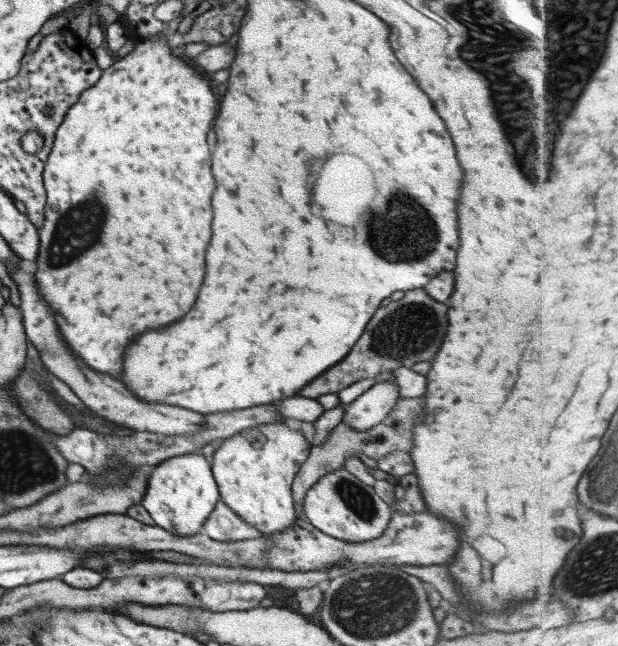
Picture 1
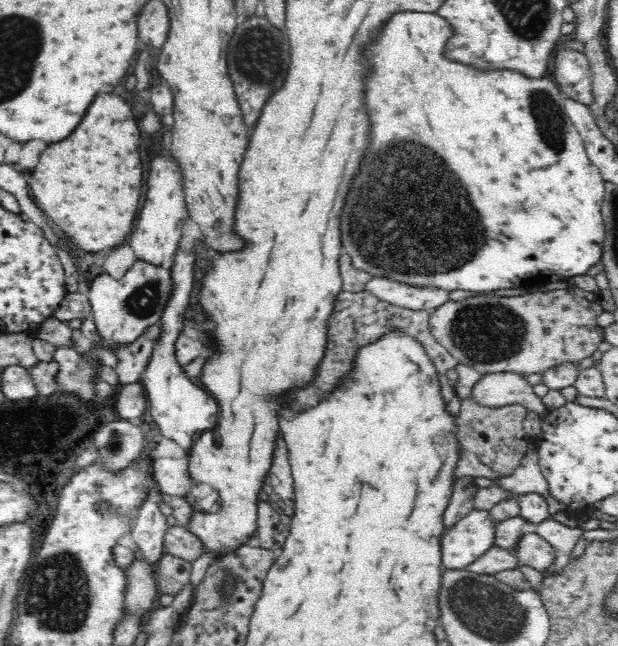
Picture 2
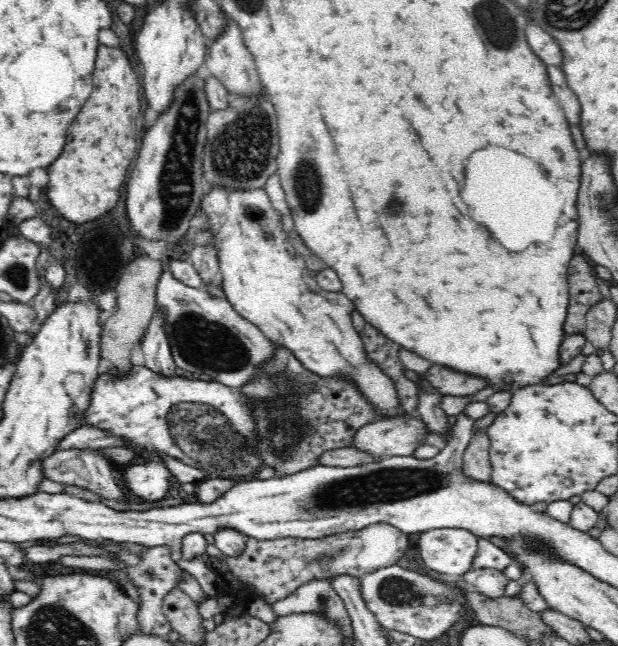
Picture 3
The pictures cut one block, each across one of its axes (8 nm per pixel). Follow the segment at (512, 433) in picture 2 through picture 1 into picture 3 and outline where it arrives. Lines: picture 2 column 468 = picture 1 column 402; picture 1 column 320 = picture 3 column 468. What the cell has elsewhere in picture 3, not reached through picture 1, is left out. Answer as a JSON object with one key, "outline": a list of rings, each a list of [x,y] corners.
{"outline":[[[488,428],[473,431],[472,438],[463,452],[462,470],[464,474],[480,482],[491,480],[490,437],[487,431]]]}

